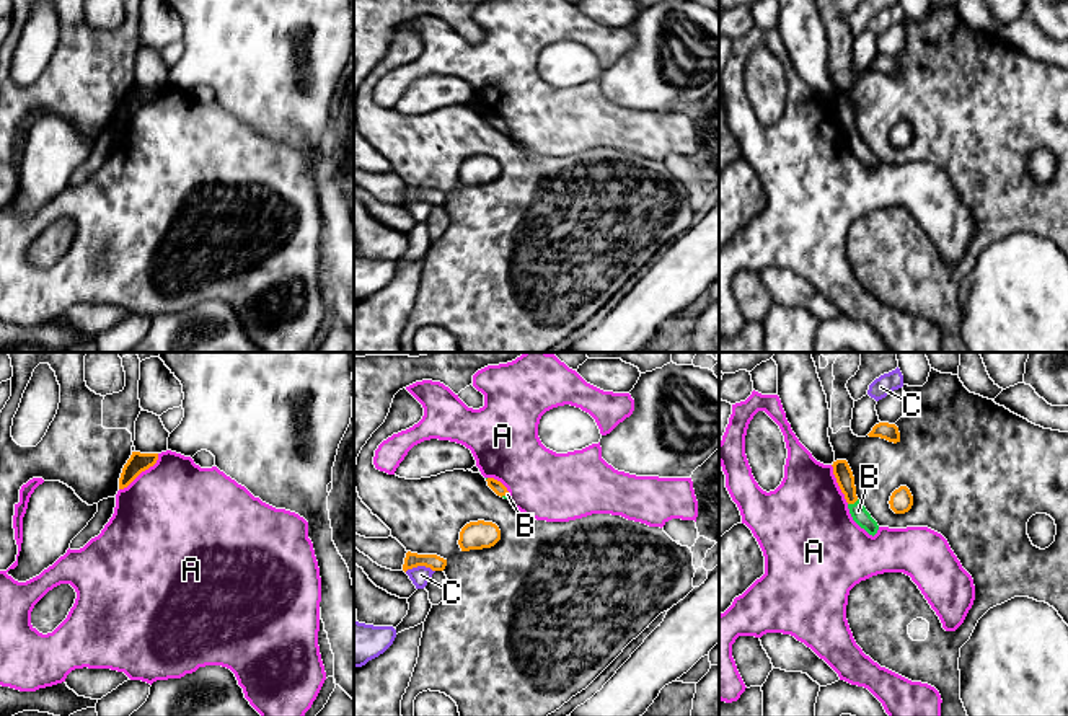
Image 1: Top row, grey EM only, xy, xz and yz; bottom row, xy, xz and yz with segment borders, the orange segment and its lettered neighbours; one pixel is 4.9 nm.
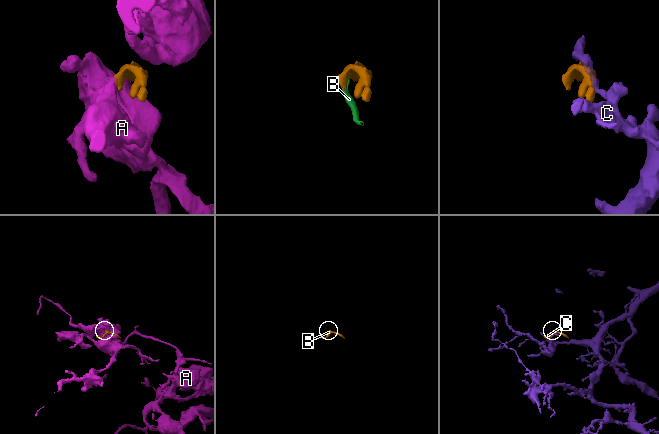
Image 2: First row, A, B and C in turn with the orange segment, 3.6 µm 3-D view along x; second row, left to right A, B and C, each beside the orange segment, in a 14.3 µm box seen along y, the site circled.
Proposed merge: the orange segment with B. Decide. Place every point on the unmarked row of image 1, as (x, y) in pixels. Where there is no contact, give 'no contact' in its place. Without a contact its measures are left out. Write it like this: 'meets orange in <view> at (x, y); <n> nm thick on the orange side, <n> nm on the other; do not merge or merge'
meets orange in yz at (853, 137); 90 nm thick on the orange side, 80 nm on the other; merge

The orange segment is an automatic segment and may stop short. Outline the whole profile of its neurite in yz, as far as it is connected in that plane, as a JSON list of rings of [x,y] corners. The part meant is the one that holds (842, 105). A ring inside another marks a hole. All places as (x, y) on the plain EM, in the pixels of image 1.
[[[836,95],[833,96],[833,109],[836,113],[836,117],[845,129],[845,134],[848,137],[850,148],[853,155],[864,163],[869,170],[876,170],[879,165],[877,157],[871,152],[871,148],[866,145],[863,137],[856,130],[856,121],[854,121],[854,111],[846,95]]]

